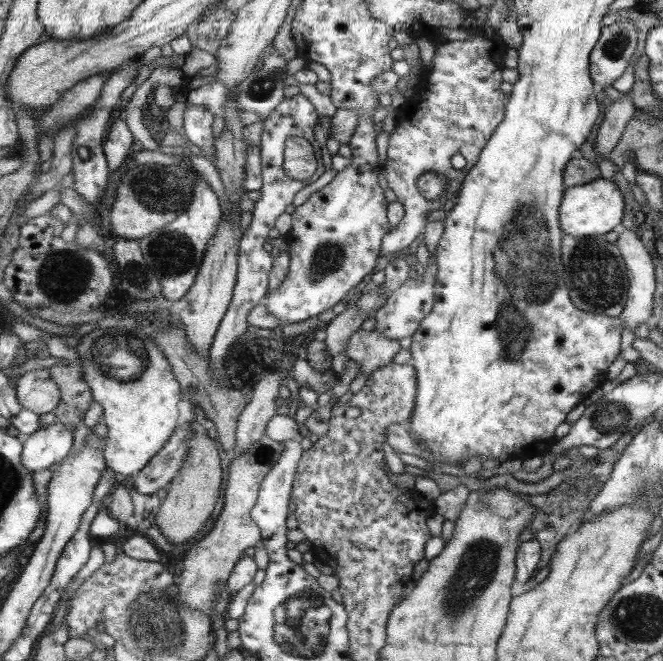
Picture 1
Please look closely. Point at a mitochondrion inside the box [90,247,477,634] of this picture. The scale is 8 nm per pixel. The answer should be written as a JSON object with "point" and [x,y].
{"point":[138,278]}

